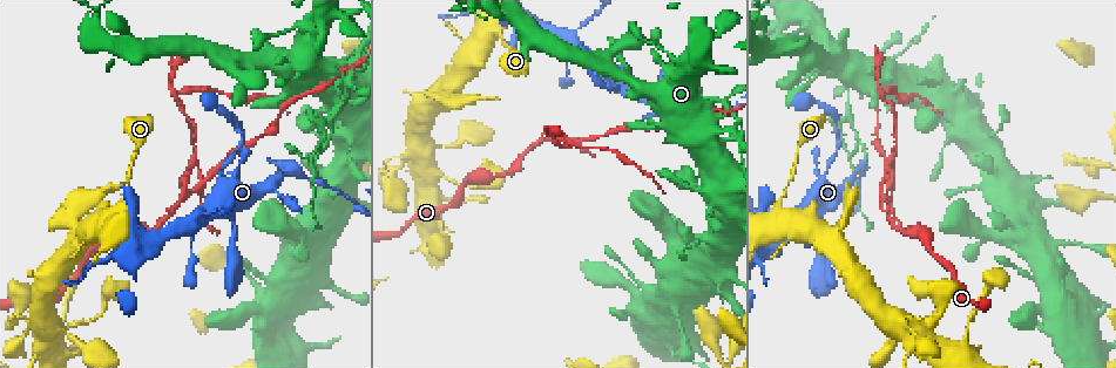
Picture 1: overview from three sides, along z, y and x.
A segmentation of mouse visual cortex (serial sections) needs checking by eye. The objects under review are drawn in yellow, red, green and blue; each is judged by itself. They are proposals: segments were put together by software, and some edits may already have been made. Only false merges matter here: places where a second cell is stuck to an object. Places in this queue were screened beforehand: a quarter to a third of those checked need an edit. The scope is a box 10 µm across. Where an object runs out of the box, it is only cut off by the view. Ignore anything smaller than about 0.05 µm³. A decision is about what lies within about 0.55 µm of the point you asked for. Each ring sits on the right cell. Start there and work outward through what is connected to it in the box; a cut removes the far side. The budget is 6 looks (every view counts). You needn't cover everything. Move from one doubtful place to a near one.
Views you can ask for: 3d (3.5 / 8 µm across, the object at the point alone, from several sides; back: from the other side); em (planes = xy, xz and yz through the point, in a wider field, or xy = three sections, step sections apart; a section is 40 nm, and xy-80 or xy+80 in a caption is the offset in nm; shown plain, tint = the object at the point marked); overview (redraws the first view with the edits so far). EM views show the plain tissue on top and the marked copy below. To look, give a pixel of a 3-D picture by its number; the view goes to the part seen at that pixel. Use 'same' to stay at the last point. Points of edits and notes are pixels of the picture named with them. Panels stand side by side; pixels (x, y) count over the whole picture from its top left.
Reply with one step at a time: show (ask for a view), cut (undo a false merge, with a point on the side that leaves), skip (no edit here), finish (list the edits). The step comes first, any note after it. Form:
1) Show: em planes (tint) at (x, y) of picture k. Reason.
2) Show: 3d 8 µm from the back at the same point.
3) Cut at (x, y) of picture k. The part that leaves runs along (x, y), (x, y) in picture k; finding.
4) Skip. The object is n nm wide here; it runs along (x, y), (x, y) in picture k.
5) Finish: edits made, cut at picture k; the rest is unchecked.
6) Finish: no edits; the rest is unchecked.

Show: 3d 8 µm at (199, 218) of picture 1. Four arms meet.

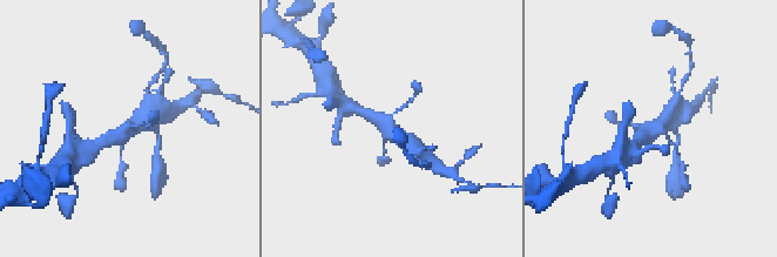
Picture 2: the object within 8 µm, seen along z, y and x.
Show: 3d 3.5 µm at the same point. Closer look.

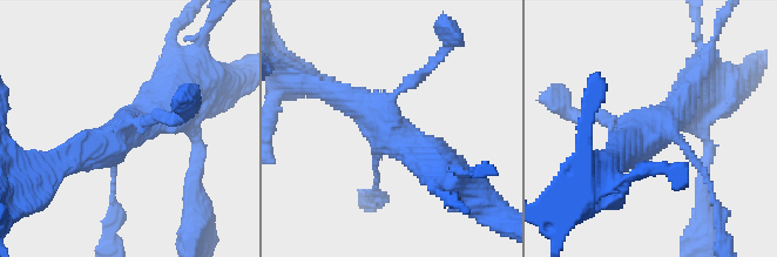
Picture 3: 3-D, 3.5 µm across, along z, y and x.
Skip. The arms are 100, 150, 450, 450 nm wide; it runs along (451, 171), (336, 94) in picture 3; one cell here.

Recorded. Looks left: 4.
Show: 3d 8 µm from the back at (183, 201) of picture 1. Two arms at a narrow angle.

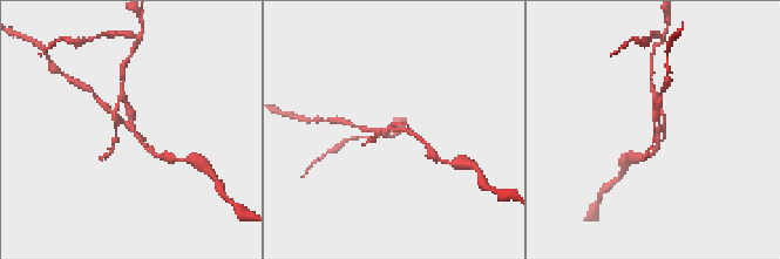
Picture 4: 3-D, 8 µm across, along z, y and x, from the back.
Show: em xy step 1 (tint) at the same point.

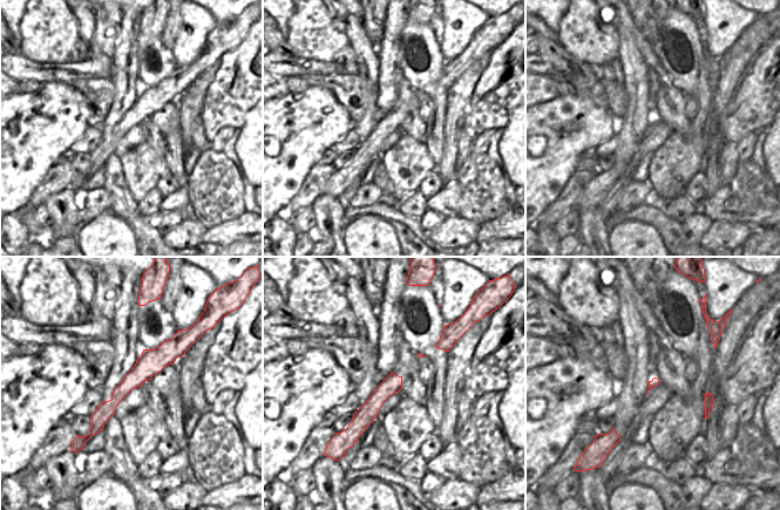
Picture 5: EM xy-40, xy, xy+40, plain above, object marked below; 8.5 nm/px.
Cut at (122, 77) of picture 4. 3 arms meet here; the part that leaves runs along (131, 123), (121, 82) in picture 4; two cells meet here.

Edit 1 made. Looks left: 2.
Show: 3d 3.5 µm at (350, 83) of picture 1. Branch point.

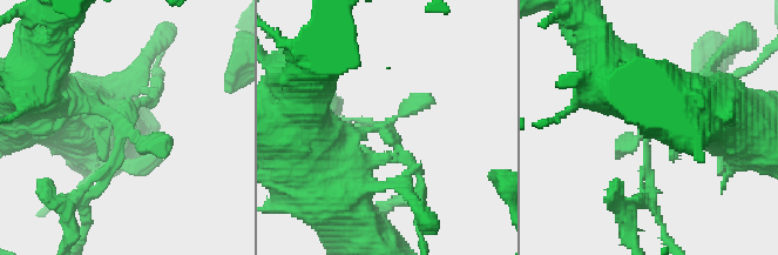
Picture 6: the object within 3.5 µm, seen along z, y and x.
Show: em xy step 1 (tint) at (386, 128) of picture 6. 3 arms meet here; the arms are 150, 200, 450 nm wide; now the EM.

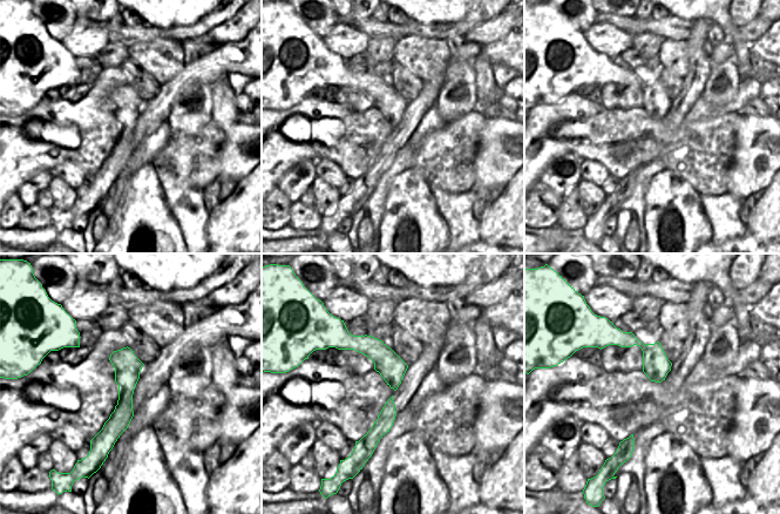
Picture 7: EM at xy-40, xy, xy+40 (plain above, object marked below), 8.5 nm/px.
Cut at (753, 66) of picture 6. Two cells meet here.

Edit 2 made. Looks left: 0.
Finish: edits made, cut at picture 4, cut at picture 6; the rest is unchecked.

